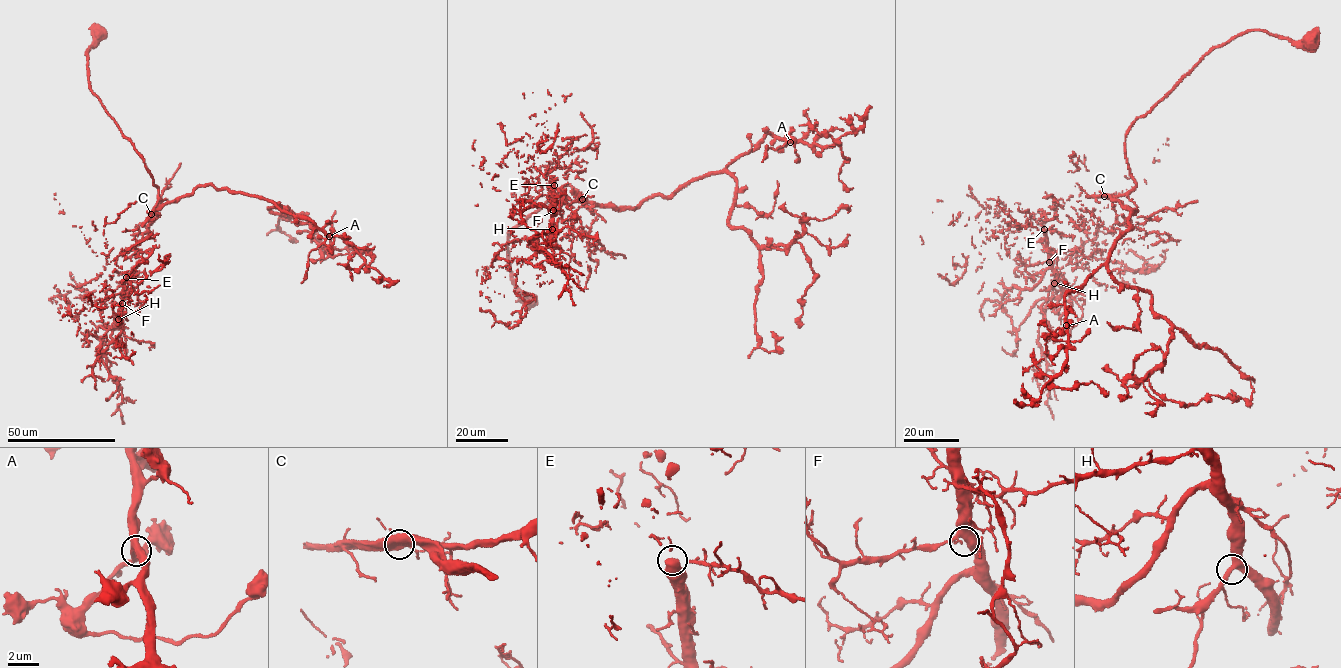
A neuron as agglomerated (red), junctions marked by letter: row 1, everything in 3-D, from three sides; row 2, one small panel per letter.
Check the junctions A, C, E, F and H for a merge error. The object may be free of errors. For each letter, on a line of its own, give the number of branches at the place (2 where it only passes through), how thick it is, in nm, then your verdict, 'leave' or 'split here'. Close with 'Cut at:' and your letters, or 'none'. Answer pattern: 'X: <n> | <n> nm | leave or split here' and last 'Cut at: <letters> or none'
A: 3 | 440 nm | leave
C: 4 | 480 nm | leave
E: 3 | 360 nm | leave
F: 3 | 440 nm | leave
H: 3 | 440 nm | leave
Cut at: none

